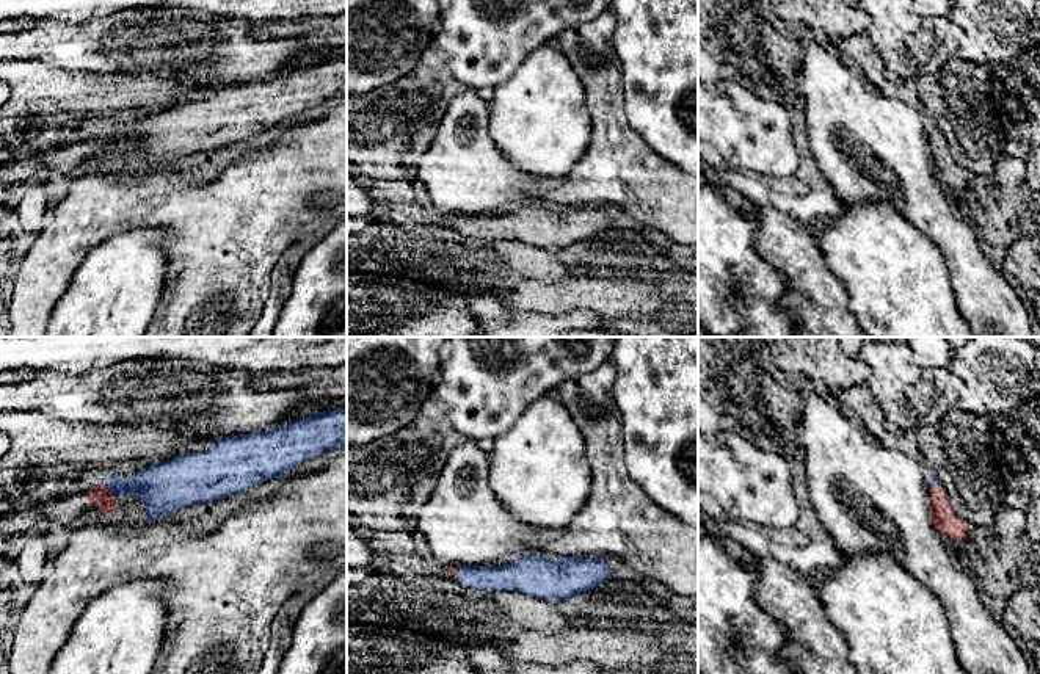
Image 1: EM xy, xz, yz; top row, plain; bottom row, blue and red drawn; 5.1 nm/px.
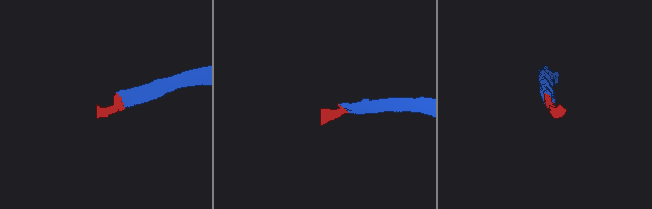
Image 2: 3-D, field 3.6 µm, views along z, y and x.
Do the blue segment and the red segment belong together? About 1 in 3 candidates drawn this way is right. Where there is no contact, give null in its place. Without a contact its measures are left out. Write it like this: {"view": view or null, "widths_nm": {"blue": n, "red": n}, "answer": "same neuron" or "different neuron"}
{"view": "xy", "widths_nm": {"blue": 220, "red": 110}, "answer": "same neuron"}

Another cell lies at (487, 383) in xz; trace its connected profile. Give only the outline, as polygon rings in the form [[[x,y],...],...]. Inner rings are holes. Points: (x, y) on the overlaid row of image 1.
[[[449,337],[436,381],[449,423],[466,439],[505,434],[538,400],[565,379],[612,359],[616,337]]]

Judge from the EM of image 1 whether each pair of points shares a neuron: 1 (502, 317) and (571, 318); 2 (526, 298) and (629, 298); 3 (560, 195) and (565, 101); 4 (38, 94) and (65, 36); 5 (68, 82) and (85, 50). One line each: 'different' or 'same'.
1: same
2: same
3: different
4: different
5: different

